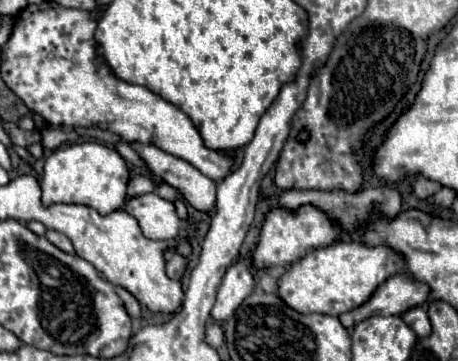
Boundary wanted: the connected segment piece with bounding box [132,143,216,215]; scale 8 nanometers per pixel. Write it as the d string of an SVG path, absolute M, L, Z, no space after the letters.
M132 143L134 151L146 161L150 171L158 175L164 183L176 187L184 201L200 213L214 215L216 211L216 183L202 175L194 165L164 153L154 145Z

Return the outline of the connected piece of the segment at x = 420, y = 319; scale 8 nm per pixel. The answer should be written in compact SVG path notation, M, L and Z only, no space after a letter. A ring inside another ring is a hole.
M414 307L414 309L406 311L402 315L402 319L404 319L406 325L410 325L414 329L414 333L418 337L428 337L430 335L430 321L428 321L428 315L422 307Z

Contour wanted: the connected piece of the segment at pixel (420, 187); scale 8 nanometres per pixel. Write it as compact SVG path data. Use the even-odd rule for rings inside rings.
M418 177L418 179L412 181L412 189L414 189L414 195L416 195L418 199L426 199L426 197L434 195L434 193L440 189L440 185L434 183L434 181L428 181L428 179L424 179L424 177Z

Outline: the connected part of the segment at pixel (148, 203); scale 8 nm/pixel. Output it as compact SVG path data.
M156 193L128 199L124 209L138 219L140 229L148 239L174 239L182 233L182 219L178 217L174 203Z

